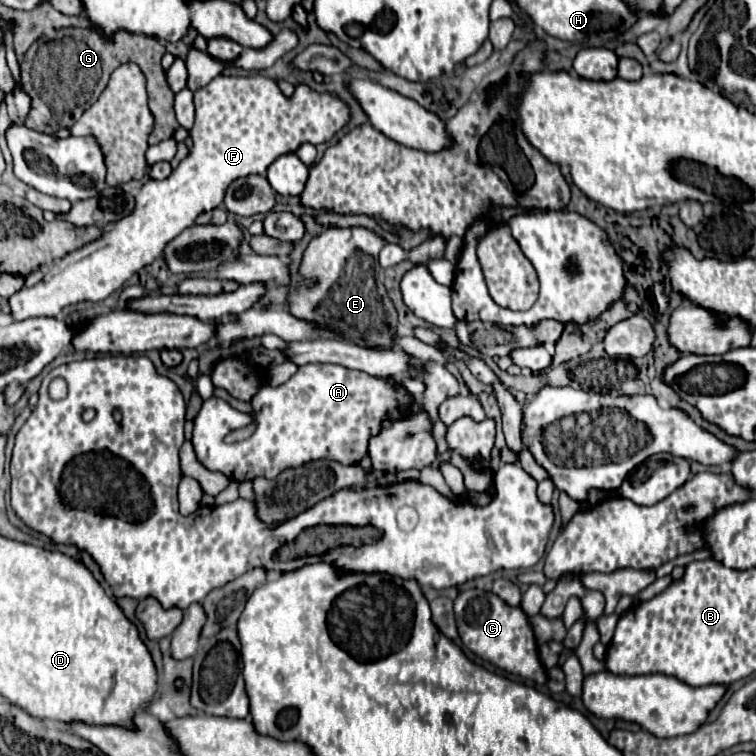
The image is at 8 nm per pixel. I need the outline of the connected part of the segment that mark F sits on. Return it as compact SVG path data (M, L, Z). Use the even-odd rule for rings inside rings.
M251 75L251 77L215 77L209 85L195 91L195 125L191 129L193 147L189 155L179 163L173 173L163 179L149 179L137 199L137 207L129 219L121 219L115 223L113 231L105 231L101 239L65 255L61 261L57 261L43 281L39 281L35 287L23 287L15 295L9 297L9 313L23 321L29 317L55 317L59 311L67 305L75 305L79 301L101 301L109 297L115 289L119 289L133 273L137 273L141 267L149 265L153 259L157 259L169 241L173 241L181 231L191 227L195 223L195 217L203 211L211 211L223 203L223 195L227 185L237 177L247 175L265 175L267 167L281 155L297 151L303 143L319 145L329 143L337 131L341 131L351 121L351 109L349 105L339 99L339 95L331 93L319 93L313 91L309 85L299 83L291 97L285 97L277 83L265 75Z

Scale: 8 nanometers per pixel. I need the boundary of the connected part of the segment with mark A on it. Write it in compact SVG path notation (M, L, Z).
M305 365L283 385L271 387L265 385L251 401L253 405L253 419L255 419L255 433L245 441L225 443L225 435L233 429L241 429L249 425L249 413L241 413L229 407L227 401L219 397L211 397L203 403L199 415L195 417L193 429L193 447L197 459L209 469L227 475L233 481L251 481L255 477L273 479L285 467L299 467L305 461L313 459L337 459L339 463L359 463L361 457L367 453L367 441L377 427L381 427L381 419L391 419L407 411L409 403L413 401L411 393L403 387L395 387L393 379L381 379L365 375L363 371L353 371L341 365Z

